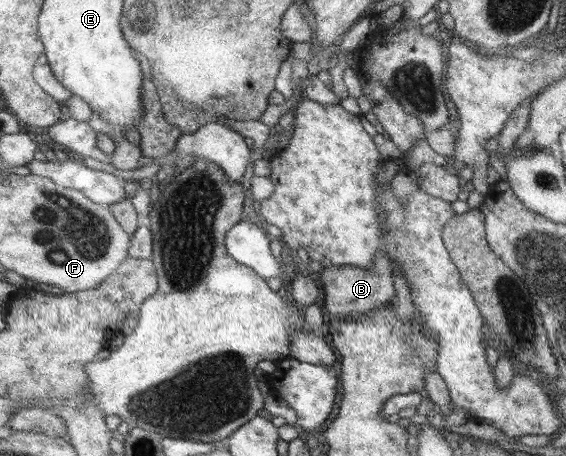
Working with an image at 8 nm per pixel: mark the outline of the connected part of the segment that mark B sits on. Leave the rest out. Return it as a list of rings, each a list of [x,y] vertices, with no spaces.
[[[384,251],[377,252],[373,257],[372,268],[361,269],[346,266],[324,267],[318,274],[323,286],[323,309],[333,322],[338,319],[364,315],[377,308],[384,308],[387,304],[393,304],[395,291],[391,279],[390,259]]]

